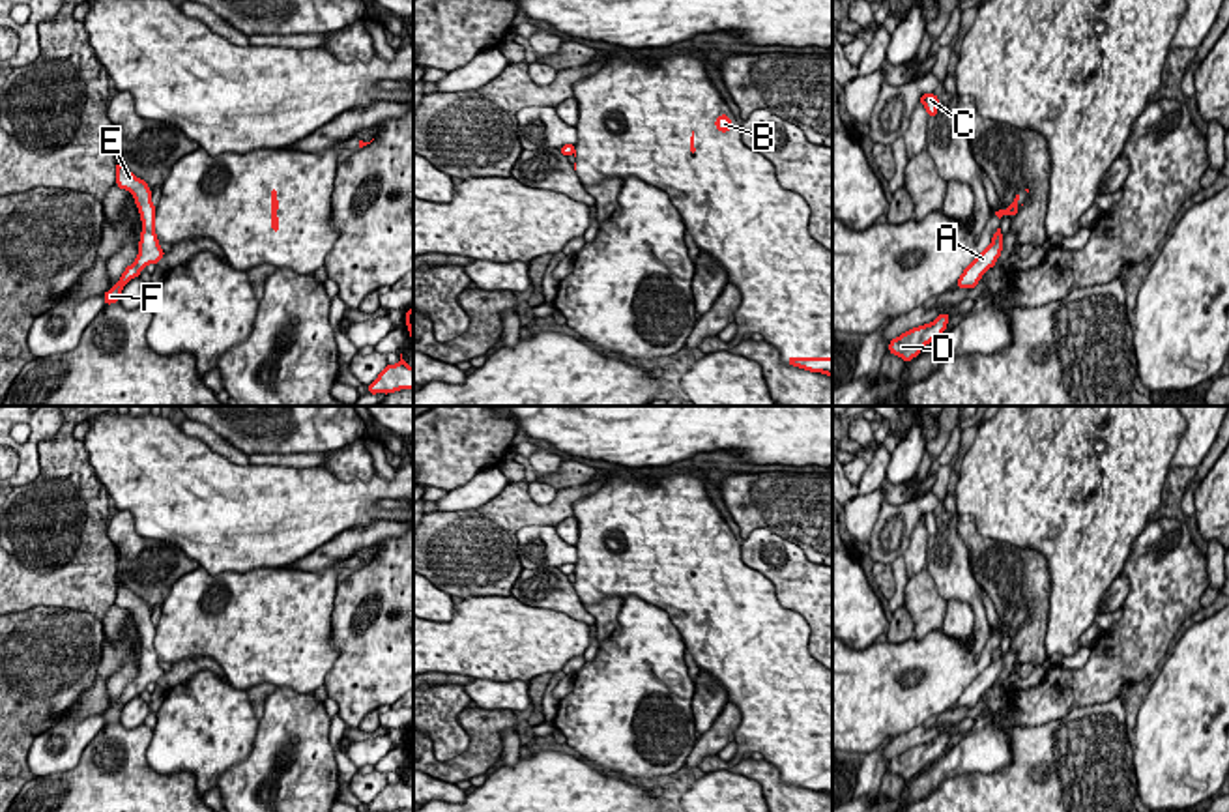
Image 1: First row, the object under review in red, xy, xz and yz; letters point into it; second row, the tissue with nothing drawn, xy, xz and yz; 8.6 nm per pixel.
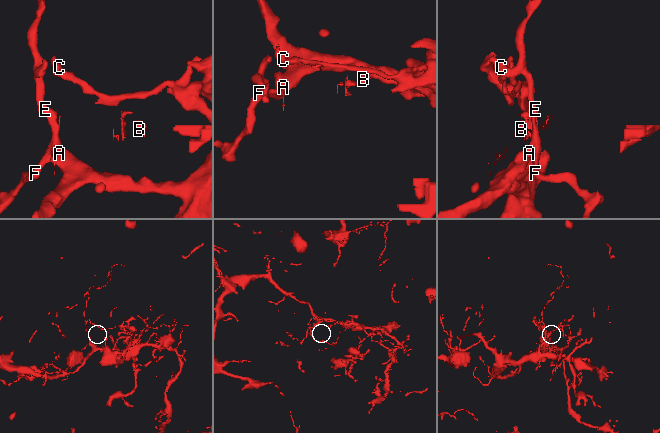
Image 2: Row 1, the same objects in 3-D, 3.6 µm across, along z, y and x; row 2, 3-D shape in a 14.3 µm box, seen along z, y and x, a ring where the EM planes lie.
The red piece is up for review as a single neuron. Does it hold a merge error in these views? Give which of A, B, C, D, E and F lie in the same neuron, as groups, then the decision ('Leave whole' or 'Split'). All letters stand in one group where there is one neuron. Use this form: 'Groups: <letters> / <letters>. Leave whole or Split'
Groups: A C D E F / B. Split

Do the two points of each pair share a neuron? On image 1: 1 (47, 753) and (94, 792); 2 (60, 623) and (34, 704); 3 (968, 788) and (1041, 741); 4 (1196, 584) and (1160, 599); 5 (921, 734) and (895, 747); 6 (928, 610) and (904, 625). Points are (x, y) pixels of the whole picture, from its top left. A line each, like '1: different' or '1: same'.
1: different
2: same
3: same
4: same
5: same
6: different

